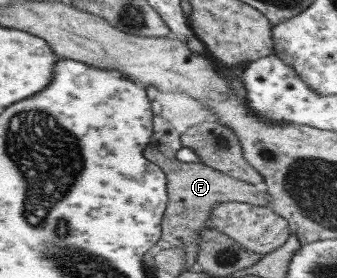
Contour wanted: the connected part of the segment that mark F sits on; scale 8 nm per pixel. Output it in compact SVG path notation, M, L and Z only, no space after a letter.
M153 146L144 148L144 157L163 169L166 174L168 203L162 218L162 235L156 242L163 248L191 244L191 230L195 230L195 240L205 227L210 226L210 212L220 202L242 202L257 206L271 206L271 197L267 192L257 191L255 185L219 172L205 163L184 163L167 158Z

